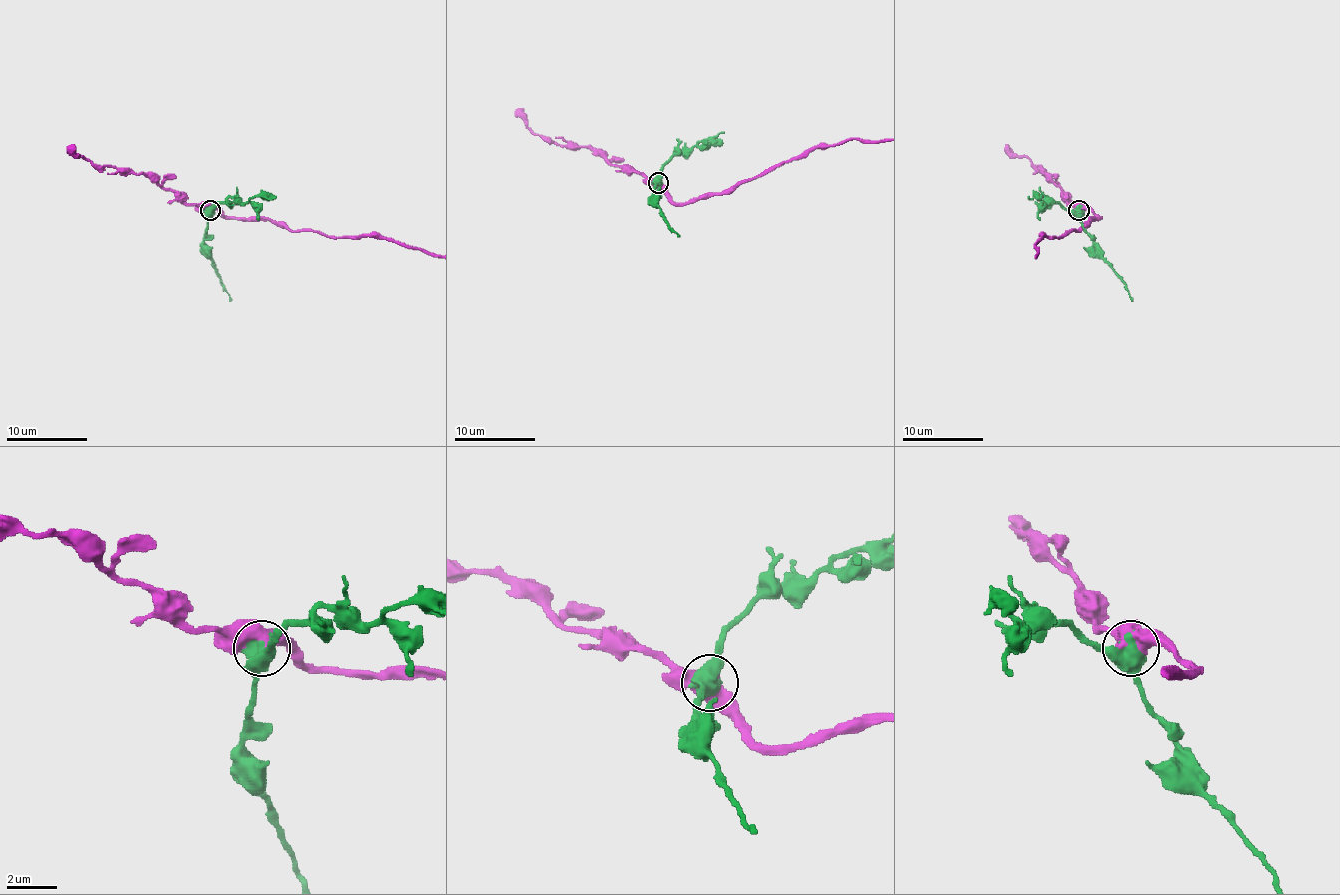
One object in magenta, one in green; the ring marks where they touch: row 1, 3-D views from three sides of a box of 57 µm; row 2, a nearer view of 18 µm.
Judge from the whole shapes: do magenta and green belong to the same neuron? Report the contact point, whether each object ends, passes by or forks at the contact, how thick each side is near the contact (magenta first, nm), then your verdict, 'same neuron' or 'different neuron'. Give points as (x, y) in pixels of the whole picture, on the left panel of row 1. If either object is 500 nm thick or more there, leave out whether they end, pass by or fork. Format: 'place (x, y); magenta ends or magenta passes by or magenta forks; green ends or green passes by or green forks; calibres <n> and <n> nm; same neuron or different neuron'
place (210, 210); calibres 600 and 650 nm; same neuron

